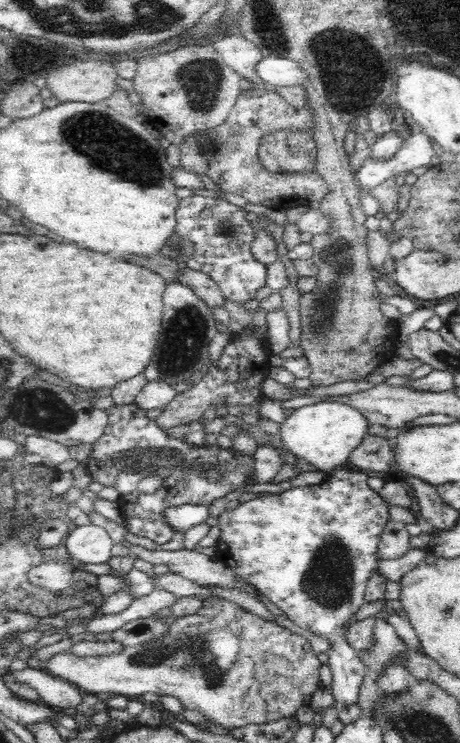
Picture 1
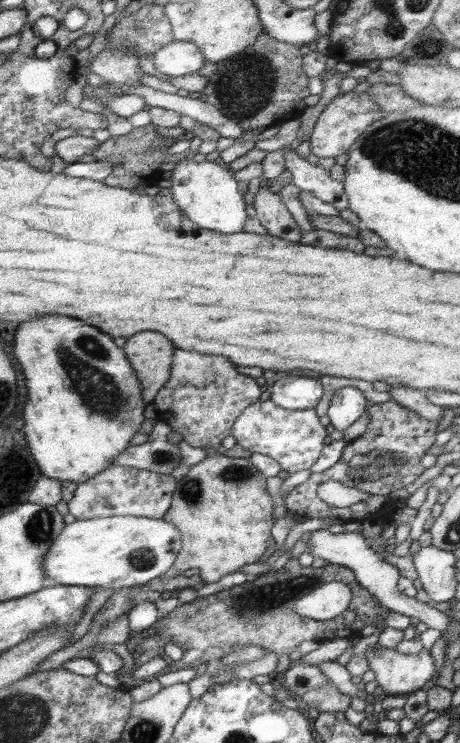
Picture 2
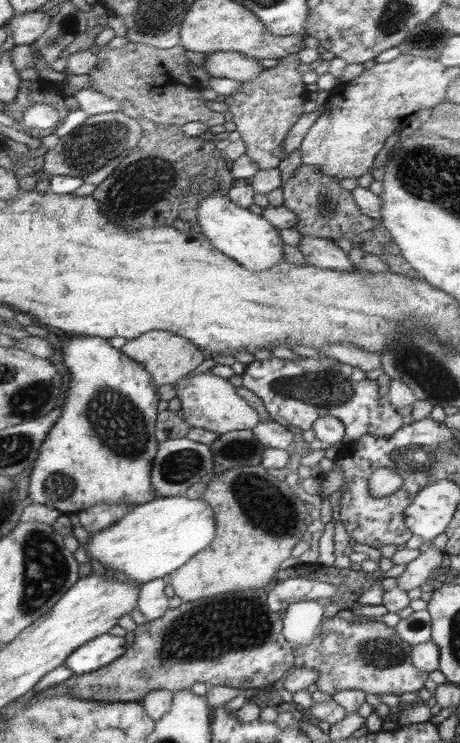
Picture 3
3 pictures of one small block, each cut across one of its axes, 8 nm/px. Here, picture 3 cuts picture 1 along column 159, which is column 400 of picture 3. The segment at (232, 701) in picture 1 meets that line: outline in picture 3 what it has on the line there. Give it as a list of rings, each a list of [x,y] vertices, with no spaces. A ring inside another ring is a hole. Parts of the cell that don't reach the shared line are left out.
[[[337,614],[330,618],[323,618],[321,621],[321,632],[308,646],[296,646],[298,655],[297,665],[302,668],[312,668],[317,672],[316,686],[320,692],[333,695],[341,690],[362,690],[366,694],[396,694],[404,692],[420,691],[424,682],[429,679],[429,674],[415,667],[411,660],[413,647],[404,639],[392,626],[384,622],[366,621],[348,622]]]

